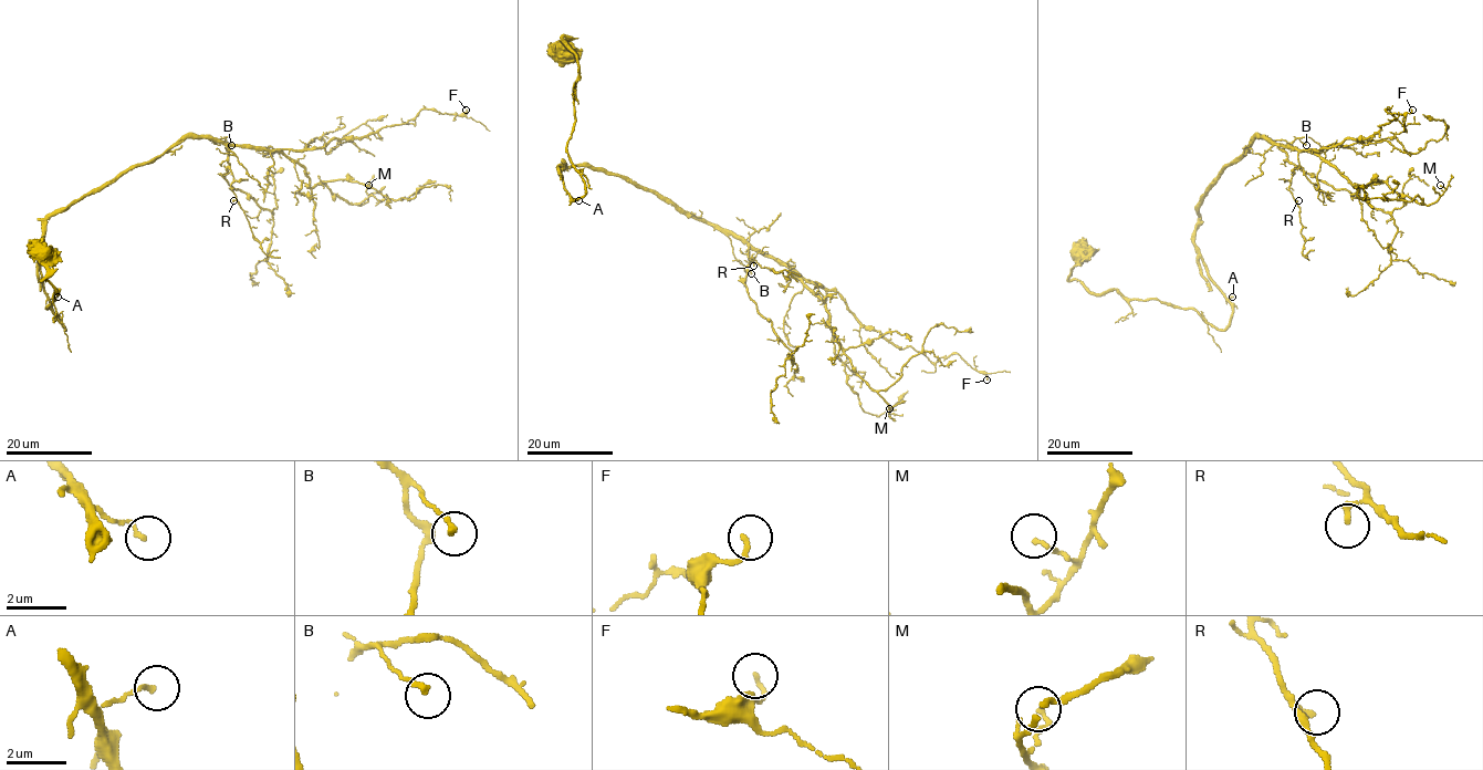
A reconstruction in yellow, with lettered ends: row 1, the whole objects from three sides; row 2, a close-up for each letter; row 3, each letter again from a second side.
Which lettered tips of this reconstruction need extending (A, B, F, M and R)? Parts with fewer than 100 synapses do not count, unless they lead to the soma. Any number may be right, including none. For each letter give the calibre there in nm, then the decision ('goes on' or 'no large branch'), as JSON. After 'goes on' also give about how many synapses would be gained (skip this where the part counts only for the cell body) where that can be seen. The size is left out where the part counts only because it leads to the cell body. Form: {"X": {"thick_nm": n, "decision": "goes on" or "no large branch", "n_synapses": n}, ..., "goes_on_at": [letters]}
{"A": {"thick_nm": 130, "decision": "no large branch"}, "B": {"thick_nm": 180, "decision": "no large branch"}, "F": {"thick_nm": 160, "decision": "no large branch"}, "M": {"thick_nm": 150, "decision": "no large branch"}, "R": {"thick_nm": 170, "decision": "no large branch"}, "goes_on_at": []}

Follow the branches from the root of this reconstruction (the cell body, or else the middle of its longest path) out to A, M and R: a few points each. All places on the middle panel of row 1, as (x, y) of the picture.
A: (562, 52), (564, 37), (580, 66), (575, 124), (566, 144), (586, 190), (576, 199), (571, 196), (578, 200)
M: (562, 52), (586, 190), (568, 195), (563, 162), (601, 168), (779, 258), (889, 408)
R: (562, 52), (586, 190), (568, 195), (563, 162), (622, 176), (753, 266)

